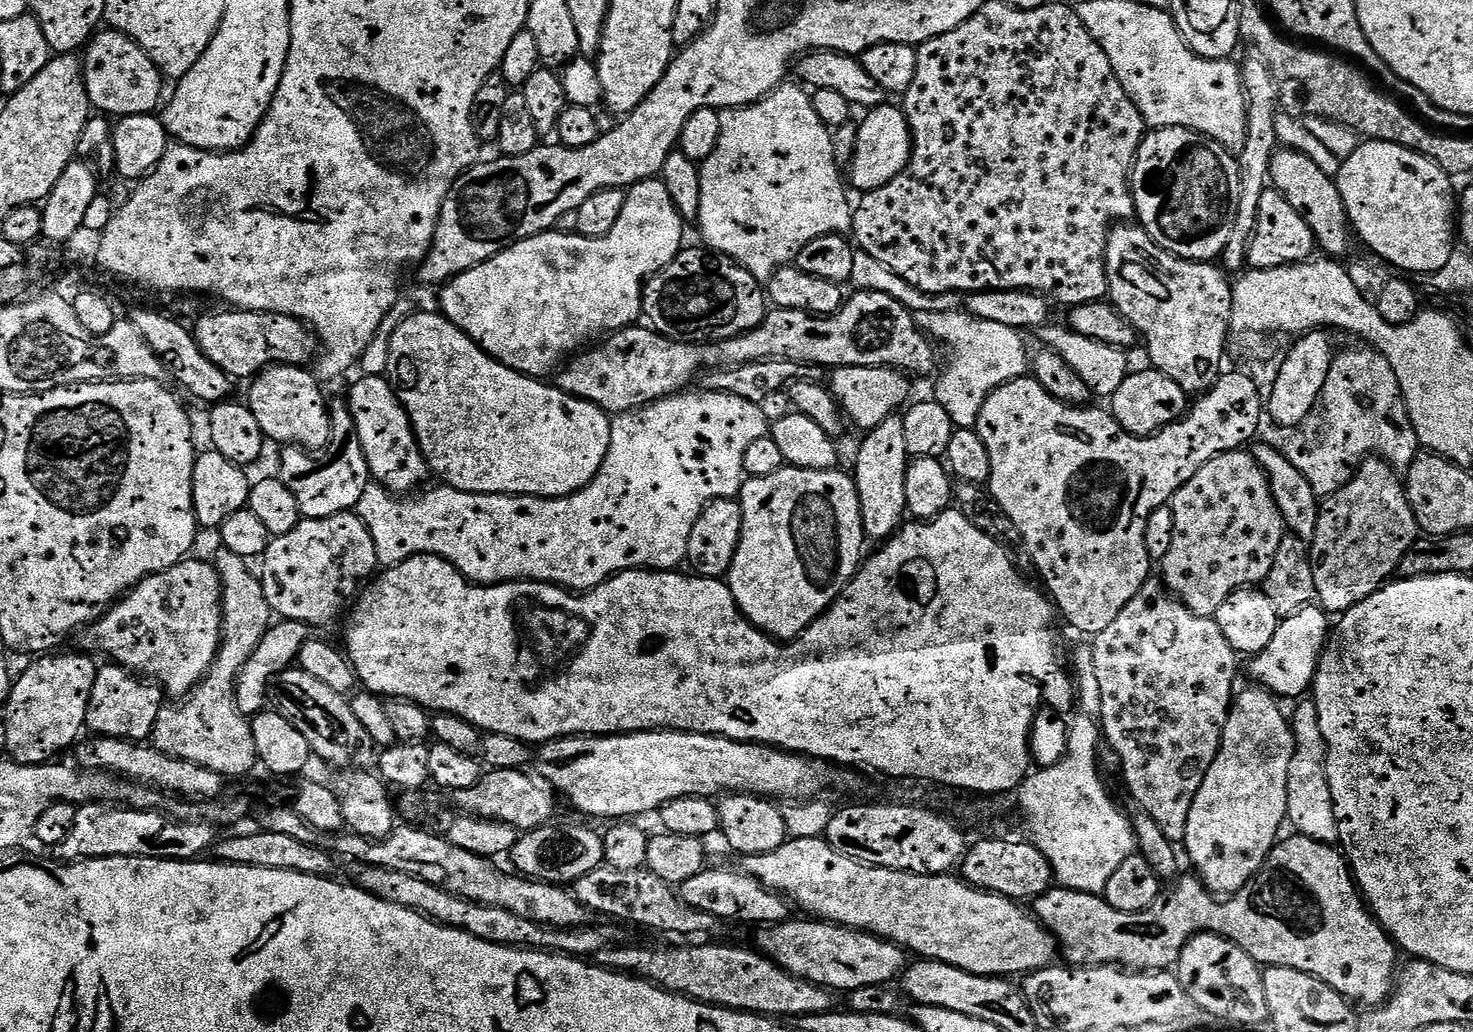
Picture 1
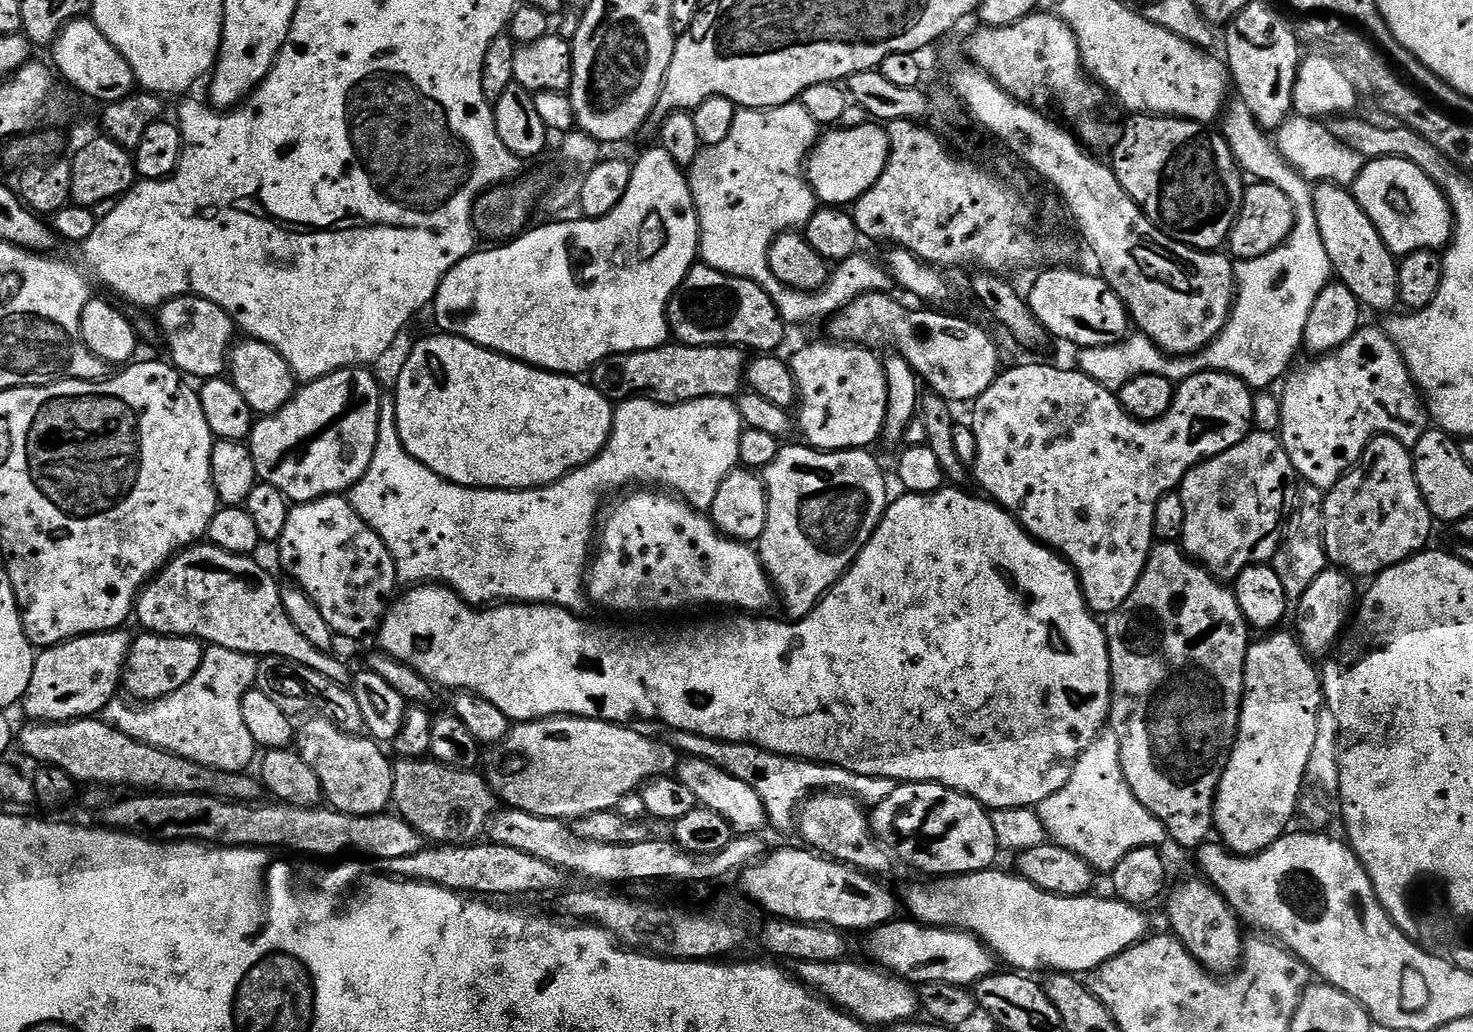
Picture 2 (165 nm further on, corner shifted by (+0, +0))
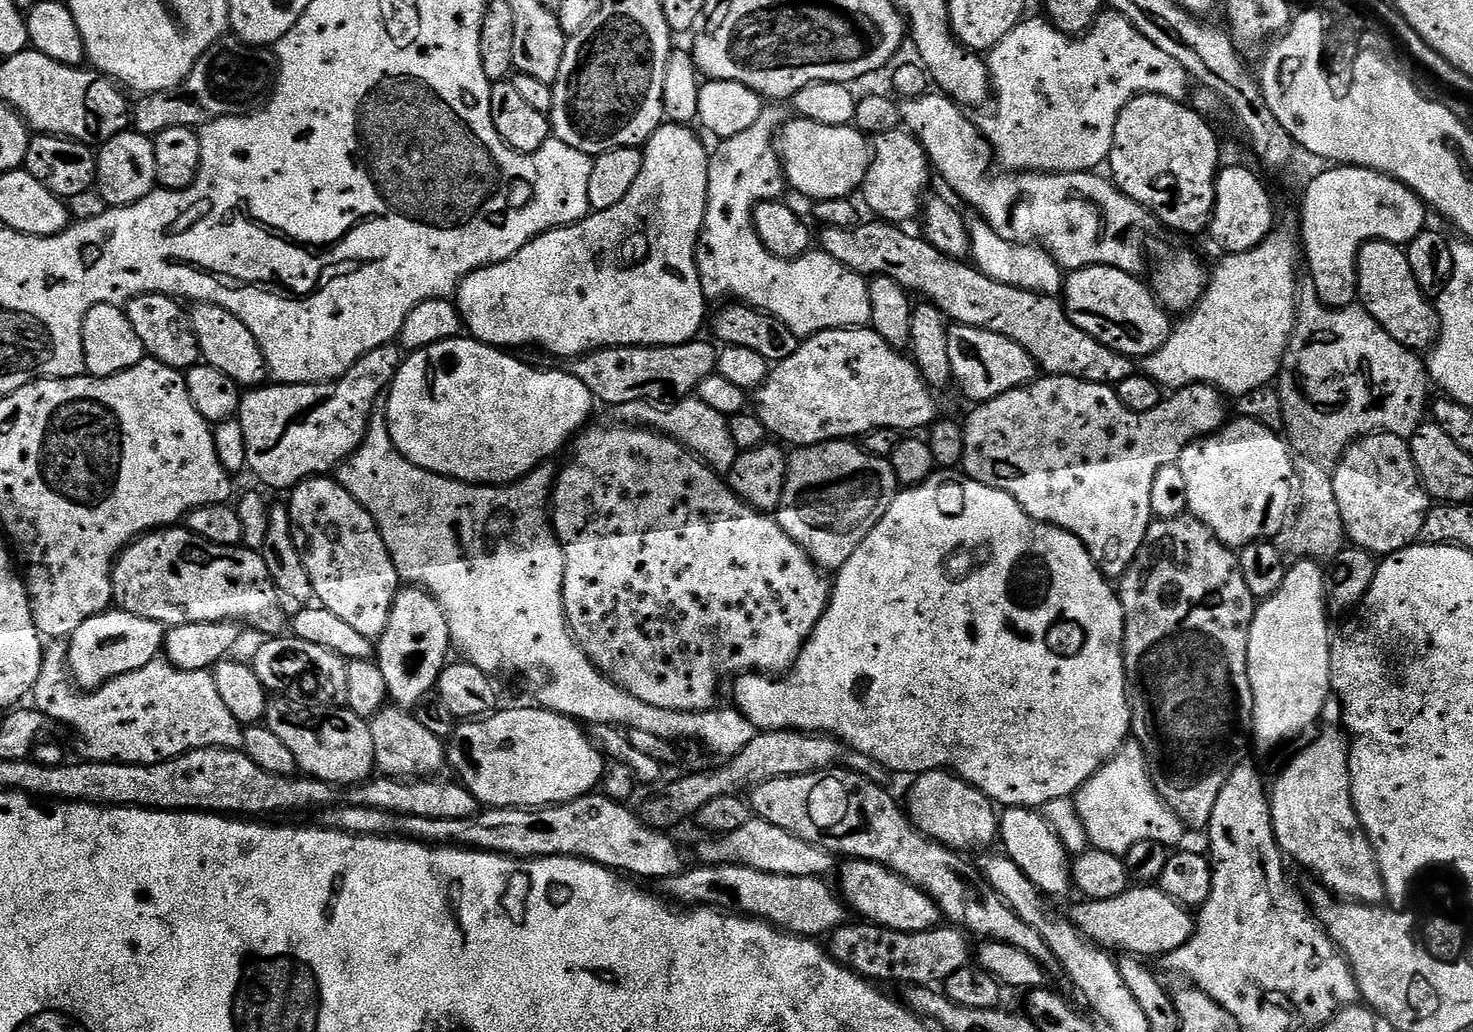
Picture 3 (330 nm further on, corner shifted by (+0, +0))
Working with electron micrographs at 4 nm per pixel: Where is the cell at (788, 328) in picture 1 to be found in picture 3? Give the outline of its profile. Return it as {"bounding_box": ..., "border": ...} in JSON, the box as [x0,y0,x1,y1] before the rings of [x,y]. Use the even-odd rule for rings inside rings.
{"bounding_box":[946,324,1038,402],"border":[[[956,324],[947,329],[946,347],[950,358],[952,380],[964,391],[965,398],[972,400],[971,402],[993,400],[1037,379],[1038,369],[1030,354],[1026,354],[1026,350],[1018,346],[1018,342],[1002,338],[1002,334]]]}

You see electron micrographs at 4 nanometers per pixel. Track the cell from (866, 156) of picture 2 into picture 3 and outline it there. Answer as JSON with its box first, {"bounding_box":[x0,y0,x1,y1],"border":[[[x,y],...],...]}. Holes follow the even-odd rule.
{"bounding_box":[774,118,870,202],"border":[[[792,118],[779,129],[774,143],[787,187],[809,196],[812,202],[851,197],[851,192],[863,185],[868,173],[870,140],[854,126],[822,126],[809,120]]]}

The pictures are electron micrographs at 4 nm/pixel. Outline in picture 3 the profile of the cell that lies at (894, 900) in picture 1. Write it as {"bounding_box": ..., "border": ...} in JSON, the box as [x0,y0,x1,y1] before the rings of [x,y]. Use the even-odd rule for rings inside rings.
{"bounding_box":[1071,886,1194,958],"border":[[[1132,886],[1128,891],[1118,894],[1118,898],[1106,898],[1105,900],[1089,900],[1079,902],[1072,908],[1071,923],[1081,936],[1088,937],[1093,944],[1105,950],[1117,950],[1124,954],[1131,954],[1134,957],[1149,958],[1156,956],[1163,958],[1168,952],[1178,950],[1194,931],[1194,916],[1184,905],[1174,902],[1174,898],[1166,895],[1158,886]]]}

